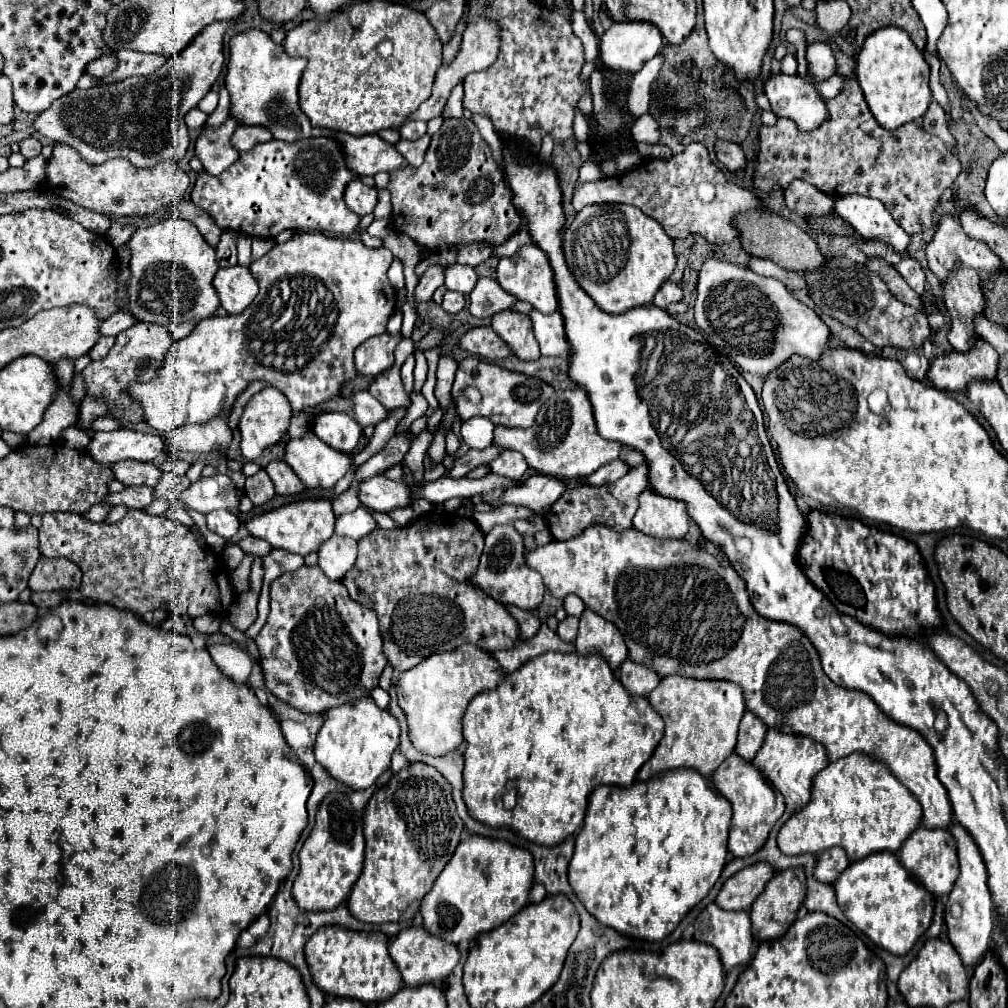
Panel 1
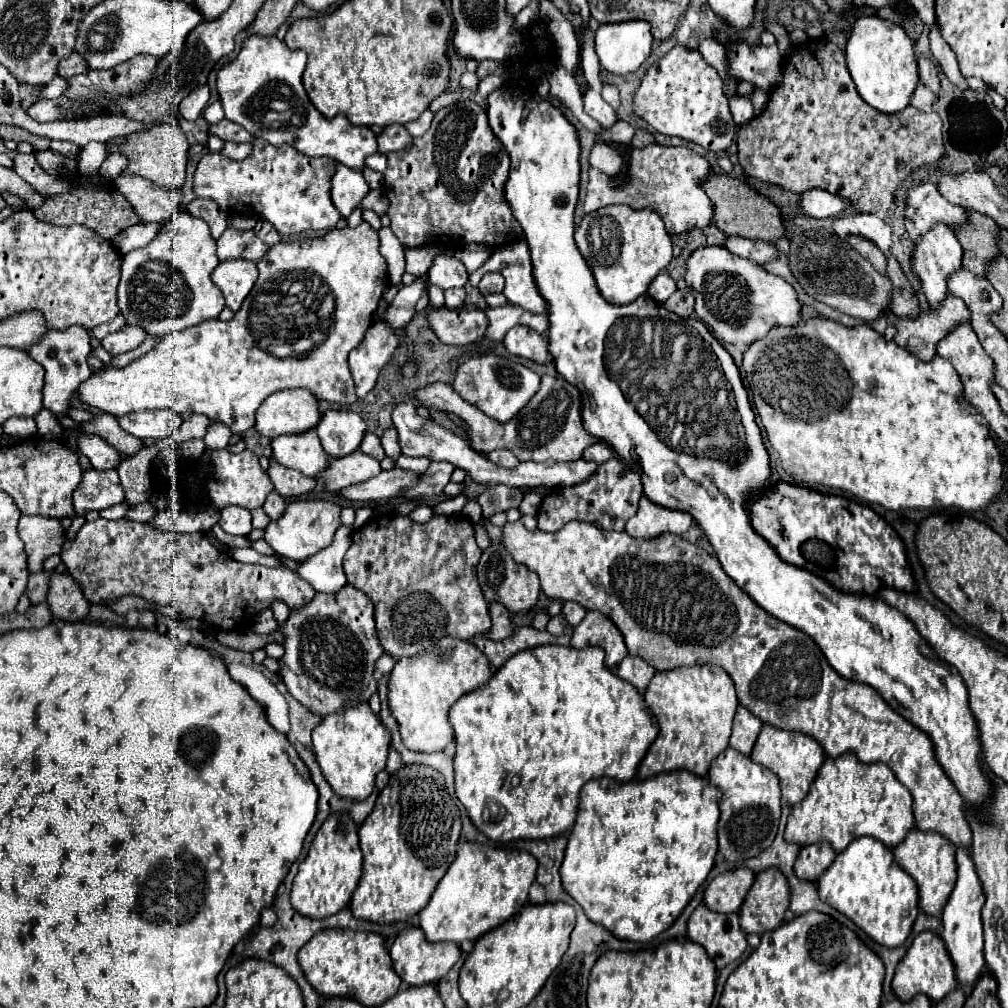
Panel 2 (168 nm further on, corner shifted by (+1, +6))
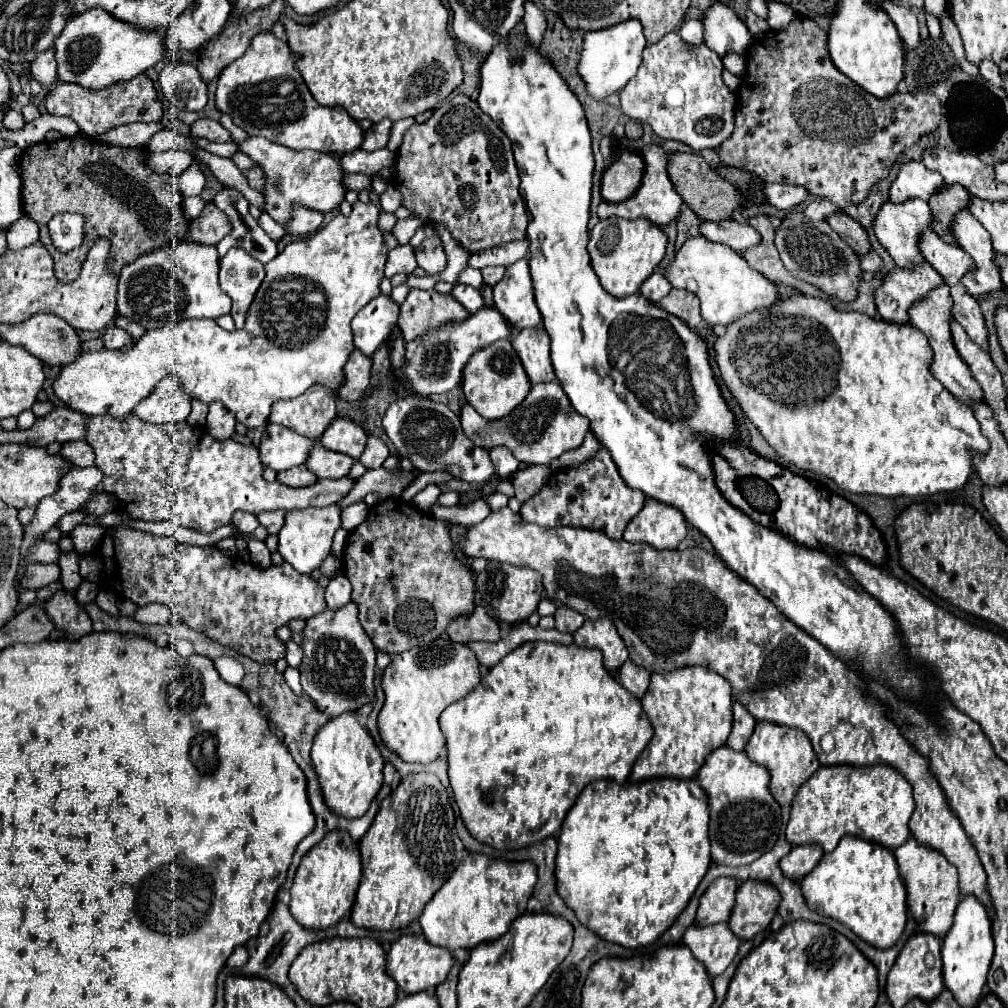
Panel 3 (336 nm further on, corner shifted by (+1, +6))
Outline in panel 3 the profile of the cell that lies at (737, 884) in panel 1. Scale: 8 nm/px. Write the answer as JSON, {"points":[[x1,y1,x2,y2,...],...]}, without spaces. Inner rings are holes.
{"points":[[732,878,714,880,700,898,700,906,696,912,696,924,710,926,718,922,728,922,730,910,736,898,736,888,738,884]]}

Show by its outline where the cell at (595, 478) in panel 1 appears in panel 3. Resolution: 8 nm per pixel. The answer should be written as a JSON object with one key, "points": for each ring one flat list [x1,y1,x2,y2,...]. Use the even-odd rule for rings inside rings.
{"points":[[398,398,386,410,382,424,400,456,408,458,420,472,446,470,454,478,460,478,464,482,486,482,494,474,488,450,476,446,464,436,460,418,446,404,432,402,428,398]]}

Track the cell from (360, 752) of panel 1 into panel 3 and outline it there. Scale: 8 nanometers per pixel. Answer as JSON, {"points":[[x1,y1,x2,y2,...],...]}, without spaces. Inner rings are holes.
{"points":[[346,712,338,718,328,720,328,724,316,732,312,746,312,762,326,806,332,812,338,812,338,816,362,816,378,794,380,786,384,784,384,760,366,728,360,726,354,712]]}

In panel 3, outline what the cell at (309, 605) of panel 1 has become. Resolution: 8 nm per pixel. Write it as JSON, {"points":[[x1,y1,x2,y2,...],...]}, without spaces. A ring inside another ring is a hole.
{"points":[[354,602,312,616,304,636,304,658,298,670,304,692,312,698,320,712,336,718,344,712,356,712,374,700,376,648,370,644,370,638,358,622,358,608]]}

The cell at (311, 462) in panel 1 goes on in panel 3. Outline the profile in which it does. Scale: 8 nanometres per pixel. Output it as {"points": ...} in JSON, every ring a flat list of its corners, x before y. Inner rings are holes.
{"points":[[268,424,260,438,258,454,262,456,264,466,280,472,304,464,312,446,314,440,300,436,290,428,280,428,280,424]]}

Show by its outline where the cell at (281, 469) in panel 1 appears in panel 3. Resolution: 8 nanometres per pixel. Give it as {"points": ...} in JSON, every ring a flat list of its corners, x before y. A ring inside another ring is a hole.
{"points":[[302,464,302,466,294,466,290,470,284,470,284,472,278,472,278,482,286,484,286,486,292,486,292,488,300,488,300,486,310,486,314,484,318,478]]}

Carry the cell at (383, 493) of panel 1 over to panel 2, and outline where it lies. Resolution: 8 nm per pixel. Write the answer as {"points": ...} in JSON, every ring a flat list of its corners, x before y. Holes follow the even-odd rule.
{"points":[[352,452,344,458,334,458,326,472,322,472,318,478,324,480,326,490,338,492,348,486,356,486,362,482,368,482,370,478,378,476,382,472,380,462,362,454,362,452]]}

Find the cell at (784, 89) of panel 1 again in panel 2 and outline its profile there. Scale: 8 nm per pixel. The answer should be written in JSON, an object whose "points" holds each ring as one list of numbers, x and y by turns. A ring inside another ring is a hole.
{"points":[[736,44,728,50,728,60,730,74,738,76,740,80,750,82,764,92,770,92,778,86,782,74,782,58,776,46,764,48,760,44,750,48,748,44]]}

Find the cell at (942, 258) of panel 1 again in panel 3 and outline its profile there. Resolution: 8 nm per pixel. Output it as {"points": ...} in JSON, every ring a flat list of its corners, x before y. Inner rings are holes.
{"points":[[912,160,900,166,896,178,890,184,890,200,904,202,908,198,930,200,942,186,942,176,938,172,930,172,922,162]]}

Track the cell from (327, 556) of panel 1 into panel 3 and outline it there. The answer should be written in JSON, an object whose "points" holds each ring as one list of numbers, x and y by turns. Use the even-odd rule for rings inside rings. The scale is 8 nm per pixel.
{"points":[[334,576,330,584,326,586,326,606,328,608,340,608,346,606,352,600,352,586,346,580,346,576]]}

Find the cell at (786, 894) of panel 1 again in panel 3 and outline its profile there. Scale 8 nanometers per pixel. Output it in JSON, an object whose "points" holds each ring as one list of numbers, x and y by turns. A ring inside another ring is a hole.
{"points":[[746,880,736,892,736,902,730,912,728,928,740,940,752,940,758,932,770,926,776,916,780,896,772,884]]}

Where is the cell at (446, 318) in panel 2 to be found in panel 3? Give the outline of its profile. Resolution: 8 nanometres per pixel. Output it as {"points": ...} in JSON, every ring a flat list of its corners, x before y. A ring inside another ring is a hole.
{"points":[[412,288,400,306,398,324,404,340,410,342,414,336,424,334,432,326,440,326,448,320,464,320,466,316,470,316,470,312,466,312,466,308,462,308,450,292,440,294,436,290]]}

